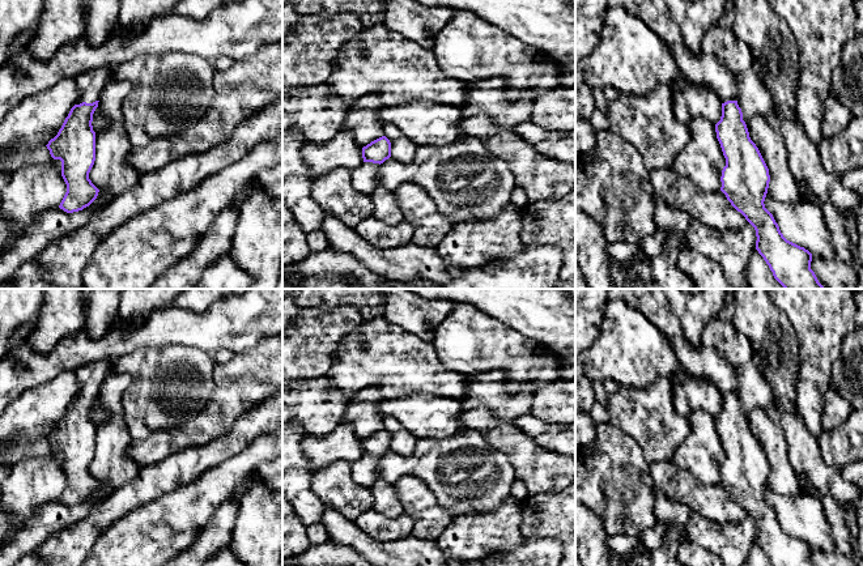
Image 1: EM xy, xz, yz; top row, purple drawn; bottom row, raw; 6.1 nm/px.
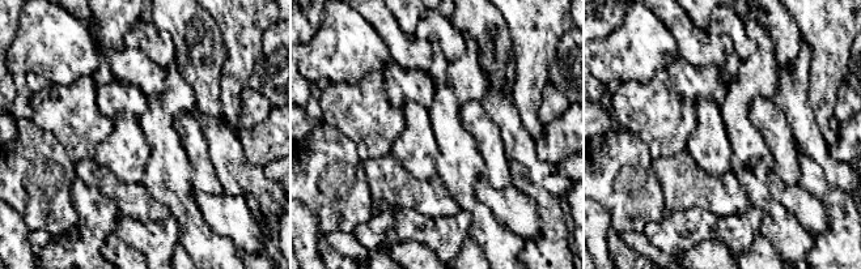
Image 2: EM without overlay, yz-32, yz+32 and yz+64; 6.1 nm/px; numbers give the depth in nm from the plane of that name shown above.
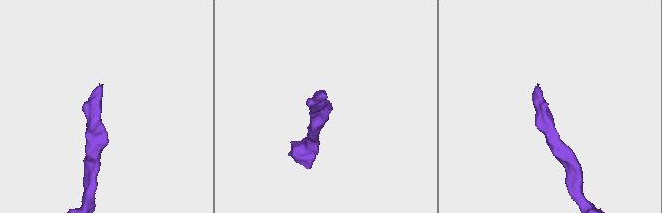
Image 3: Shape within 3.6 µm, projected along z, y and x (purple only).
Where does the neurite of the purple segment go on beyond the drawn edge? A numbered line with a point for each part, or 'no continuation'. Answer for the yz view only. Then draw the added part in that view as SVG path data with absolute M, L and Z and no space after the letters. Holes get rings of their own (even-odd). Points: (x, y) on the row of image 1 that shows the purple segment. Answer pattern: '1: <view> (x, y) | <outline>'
1: yz (755, 99) | M756 59L744 73L736 75L736 82L739 86L737 105L741 108L745 124L758 115L766 118L774 108L774 103L769 90L761 80Z

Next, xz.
1: xz (364, 178) | M362 162L357 169L352 170L352 186L364 193L370 193L379 187L377 179L379 166L379 163Z

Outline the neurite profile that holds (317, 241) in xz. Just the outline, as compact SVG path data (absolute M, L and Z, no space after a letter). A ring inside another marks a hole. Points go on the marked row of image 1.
M319 229L307 234L310 252L320 252L330 247L326 234Z

